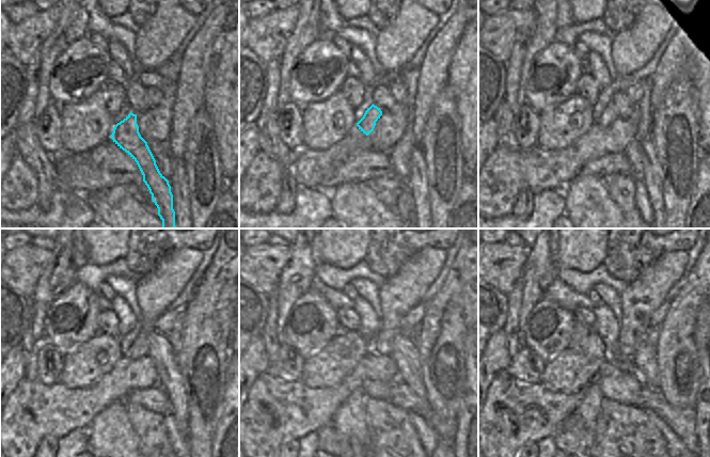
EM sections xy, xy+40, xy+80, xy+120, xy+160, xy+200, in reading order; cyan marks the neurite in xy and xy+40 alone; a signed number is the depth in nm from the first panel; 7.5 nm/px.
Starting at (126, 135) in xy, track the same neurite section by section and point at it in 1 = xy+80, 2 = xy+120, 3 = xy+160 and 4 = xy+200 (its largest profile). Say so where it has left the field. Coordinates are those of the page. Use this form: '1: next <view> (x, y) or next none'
1: next xy+80 (611, 114)
2: next xy+120 (139, 348)
3: next xy+160 (382, 343)
4: next xy+200 (628, 341)

